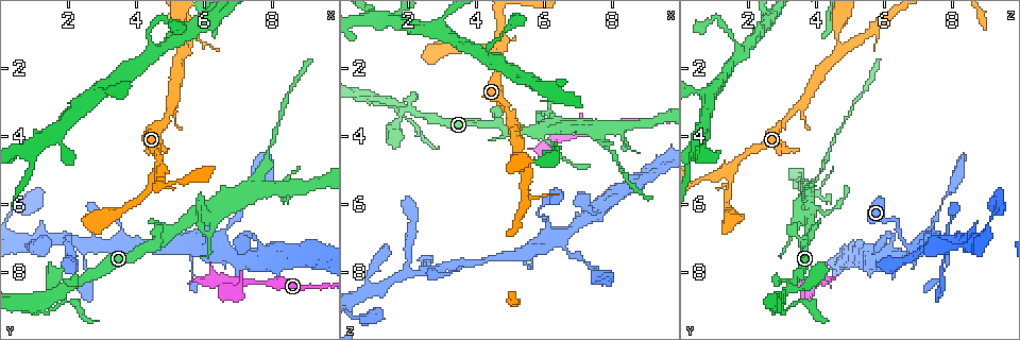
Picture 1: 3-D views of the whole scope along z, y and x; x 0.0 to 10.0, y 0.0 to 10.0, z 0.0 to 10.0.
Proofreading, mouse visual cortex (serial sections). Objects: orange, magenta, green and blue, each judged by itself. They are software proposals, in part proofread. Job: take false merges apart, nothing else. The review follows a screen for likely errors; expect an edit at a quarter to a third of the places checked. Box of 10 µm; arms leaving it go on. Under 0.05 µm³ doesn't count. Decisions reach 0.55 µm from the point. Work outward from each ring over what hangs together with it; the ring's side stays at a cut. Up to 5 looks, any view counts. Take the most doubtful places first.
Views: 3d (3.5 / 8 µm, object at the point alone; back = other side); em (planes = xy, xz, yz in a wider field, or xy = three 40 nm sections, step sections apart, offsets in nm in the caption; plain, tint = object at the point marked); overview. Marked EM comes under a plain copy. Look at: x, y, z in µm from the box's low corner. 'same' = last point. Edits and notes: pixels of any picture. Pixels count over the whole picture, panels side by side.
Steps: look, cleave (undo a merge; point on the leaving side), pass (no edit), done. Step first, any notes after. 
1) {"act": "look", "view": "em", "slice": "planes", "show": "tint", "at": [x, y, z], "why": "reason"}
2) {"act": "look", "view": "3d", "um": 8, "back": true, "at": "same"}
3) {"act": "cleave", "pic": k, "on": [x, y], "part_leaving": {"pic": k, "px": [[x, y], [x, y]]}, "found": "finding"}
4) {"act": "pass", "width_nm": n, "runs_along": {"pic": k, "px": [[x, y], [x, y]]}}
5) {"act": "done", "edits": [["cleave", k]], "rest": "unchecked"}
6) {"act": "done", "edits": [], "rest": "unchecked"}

{"act": "look", "view": "3d", "um": 3.5, "at": [7.15, 8.35, 4.00], "why": "a fork"}

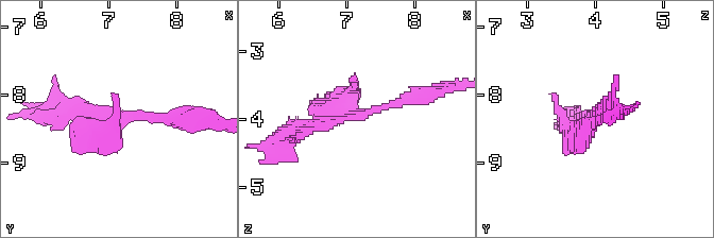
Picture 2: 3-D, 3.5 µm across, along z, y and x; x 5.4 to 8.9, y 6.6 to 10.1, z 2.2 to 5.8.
{"act": "look", "view": "em", "slice": "planes", "show": "tint", "at": [7.15, 8.35, 3.95], "why": "need the tissue"}

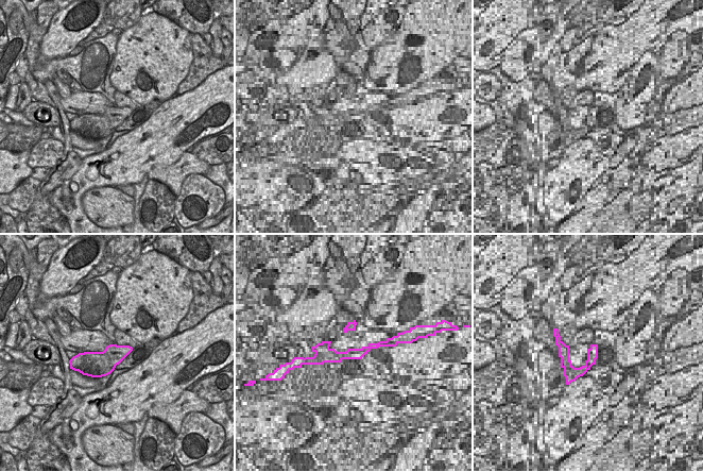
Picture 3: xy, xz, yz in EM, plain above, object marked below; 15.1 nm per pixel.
{"act": "pass", "runs_along": {"pic": 2, "px": [[421, 92], [290, 128]]}, "found": "all the same cell"}

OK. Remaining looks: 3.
{"act": "look", "view": "3d", "um": 8, "at": [6.15, 7.35, 7.00]}

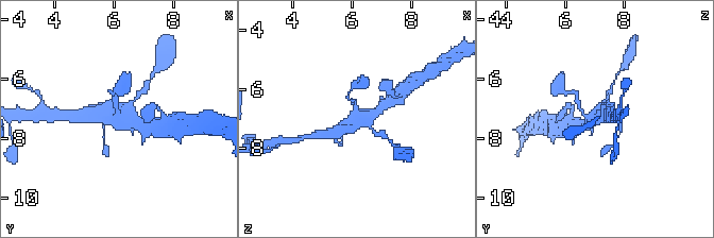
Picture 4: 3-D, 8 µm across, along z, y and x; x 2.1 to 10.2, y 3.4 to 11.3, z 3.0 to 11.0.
{"act": "look", "view": "3d", "um": 3.5, "back": true, "at": "same", "why": "zoom in"}

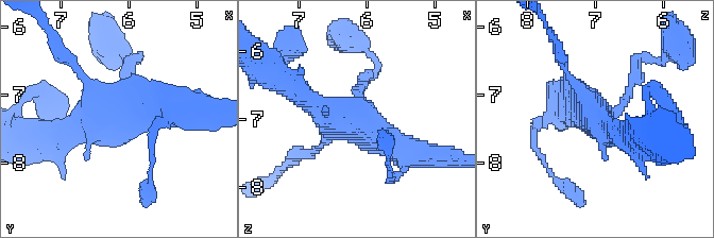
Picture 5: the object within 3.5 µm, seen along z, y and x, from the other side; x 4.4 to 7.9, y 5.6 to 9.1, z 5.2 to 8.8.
{"act": "look", "view": "em", "slice": "xy", "step": 2, "show": "tint", "at": [6.10, 7.35, 7.00]}

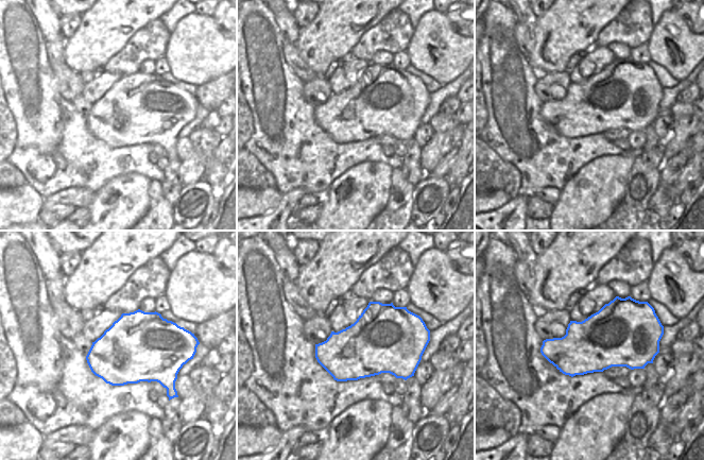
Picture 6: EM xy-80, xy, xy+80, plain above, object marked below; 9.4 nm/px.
{"act": "pass", "runs_along": {"pic": 5, "px": [[369, 77], [358, 117], [421, 155]]}, "found": "all the same cell"}

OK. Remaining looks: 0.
{"act": "done", "edits": [], "rest": "unchecked"}

